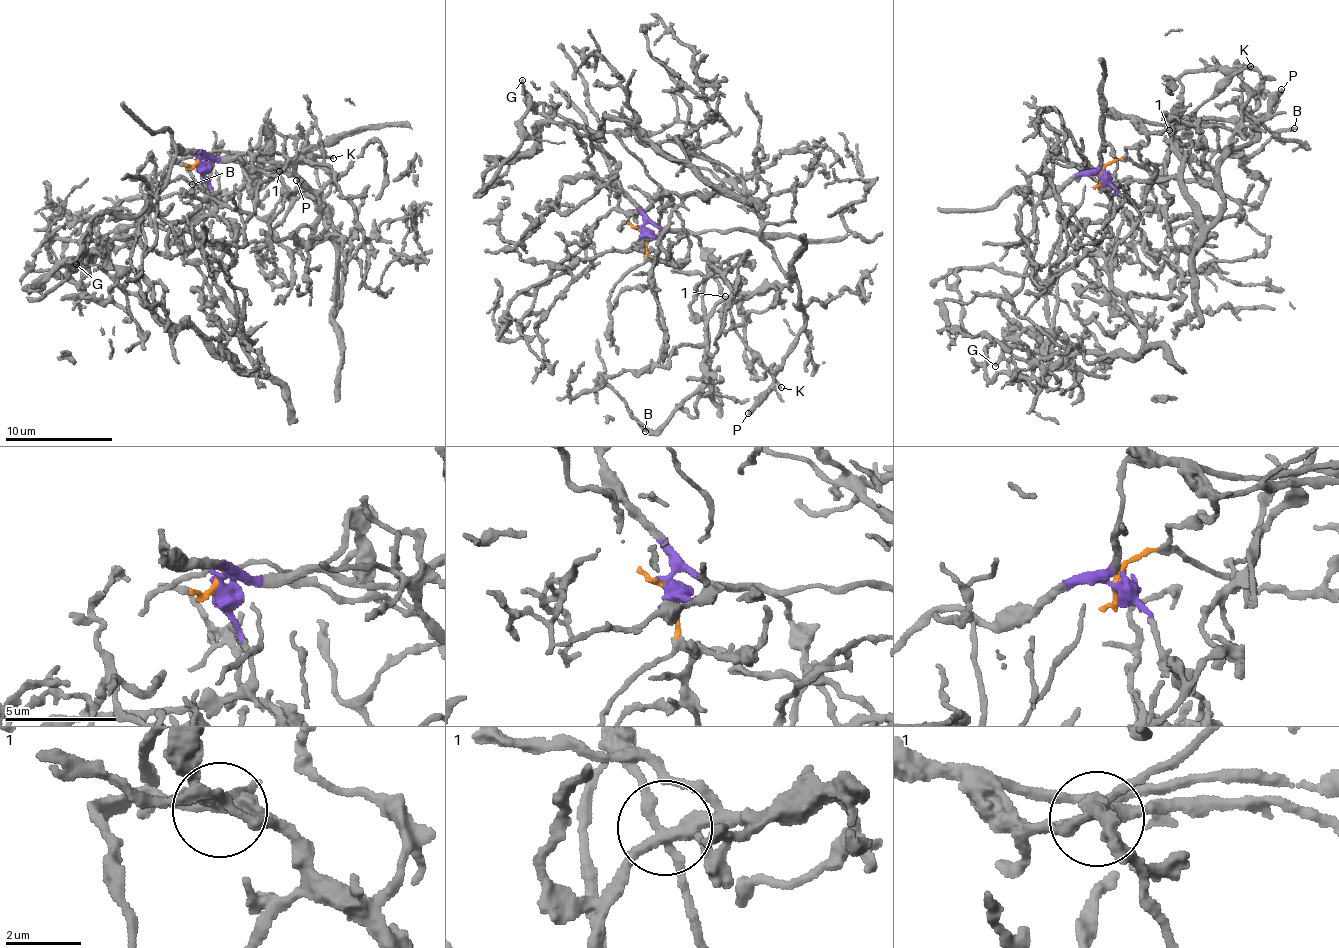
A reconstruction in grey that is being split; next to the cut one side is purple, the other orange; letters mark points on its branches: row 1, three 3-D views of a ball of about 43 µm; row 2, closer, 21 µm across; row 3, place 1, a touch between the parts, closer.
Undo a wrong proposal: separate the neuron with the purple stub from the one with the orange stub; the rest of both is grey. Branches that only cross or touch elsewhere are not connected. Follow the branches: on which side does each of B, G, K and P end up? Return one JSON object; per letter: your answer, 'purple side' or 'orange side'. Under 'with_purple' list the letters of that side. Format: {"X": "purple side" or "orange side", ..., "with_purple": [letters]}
{"B": "orange side", "G": "purple side", "K": "purple side", "P": "orange side", "with_purple": ["G", "K"]}

